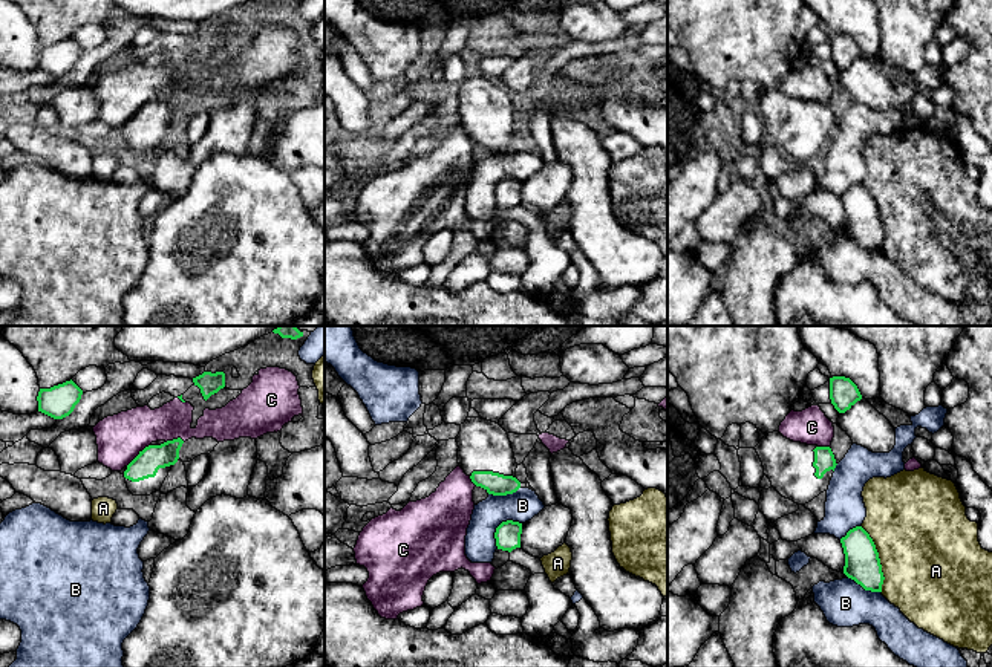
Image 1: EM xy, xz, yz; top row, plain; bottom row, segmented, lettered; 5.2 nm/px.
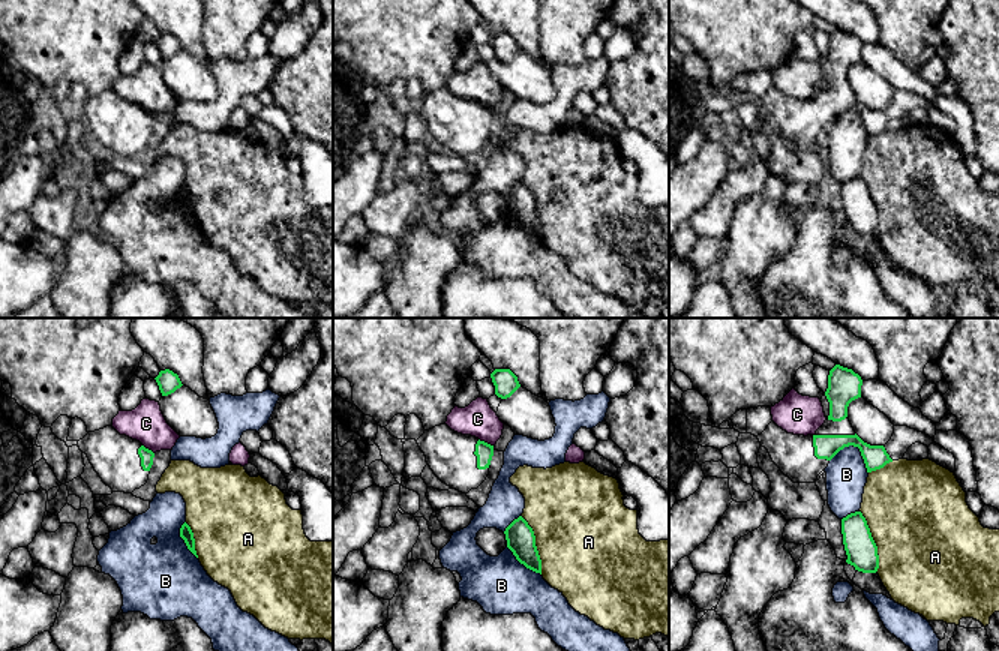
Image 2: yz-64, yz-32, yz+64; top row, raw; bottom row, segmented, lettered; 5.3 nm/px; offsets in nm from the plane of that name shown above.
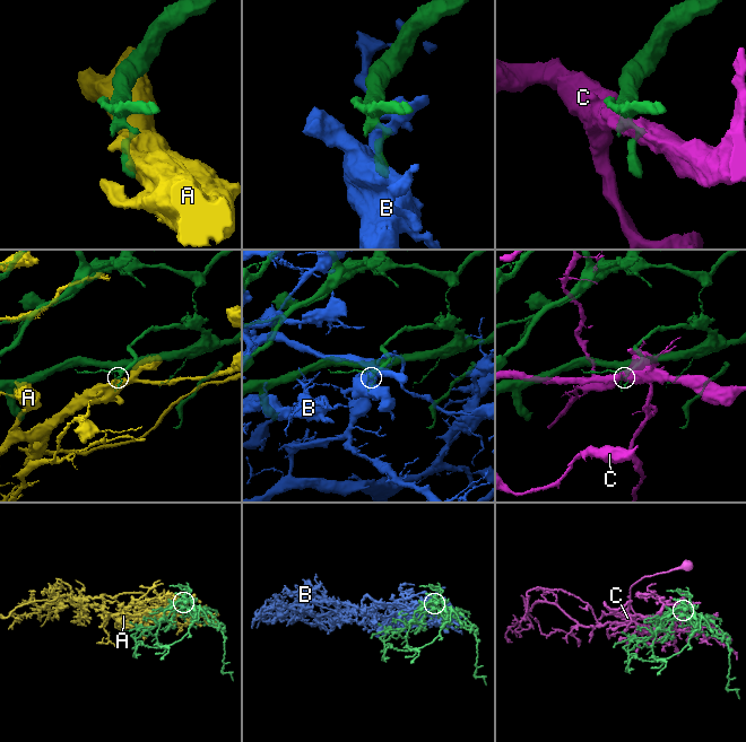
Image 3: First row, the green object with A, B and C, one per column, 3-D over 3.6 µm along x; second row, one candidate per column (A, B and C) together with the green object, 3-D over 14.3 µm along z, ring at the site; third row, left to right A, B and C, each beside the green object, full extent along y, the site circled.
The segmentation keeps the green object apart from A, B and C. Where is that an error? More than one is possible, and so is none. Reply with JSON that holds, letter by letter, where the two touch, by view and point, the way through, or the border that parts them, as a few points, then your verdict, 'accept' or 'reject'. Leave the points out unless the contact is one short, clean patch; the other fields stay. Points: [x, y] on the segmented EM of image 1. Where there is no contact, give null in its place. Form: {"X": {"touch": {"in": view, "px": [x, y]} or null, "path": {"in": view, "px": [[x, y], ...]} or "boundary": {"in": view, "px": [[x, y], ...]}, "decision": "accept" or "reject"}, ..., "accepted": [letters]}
{"A": {"touch": {"in": "yz", "px": [879, 559]}, "decision": "reject"}, "B": {"touch": {"in": "xz", "px": [498, 527]}, "decision": "reject"}, "C": {"touch": {"in": "xy", "px": [138, 455]}, "decision": "reject"}, "accepted": []}

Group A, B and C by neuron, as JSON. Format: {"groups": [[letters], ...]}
{"groups": [["A"], ["B"], ["C"]]}

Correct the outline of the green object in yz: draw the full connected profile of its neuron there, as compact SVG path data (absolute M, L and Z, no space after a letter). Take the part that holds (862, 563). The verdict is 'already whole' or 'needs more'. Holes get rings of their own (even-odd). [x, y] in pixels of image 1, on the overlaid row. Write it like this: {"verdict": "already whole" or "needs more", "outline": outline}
{"verdict": "already whole", "outline": "M856 526L840 538L840 543L845 554L844 574L865 591L882 592L885 577L870 534L862 526Z"}

